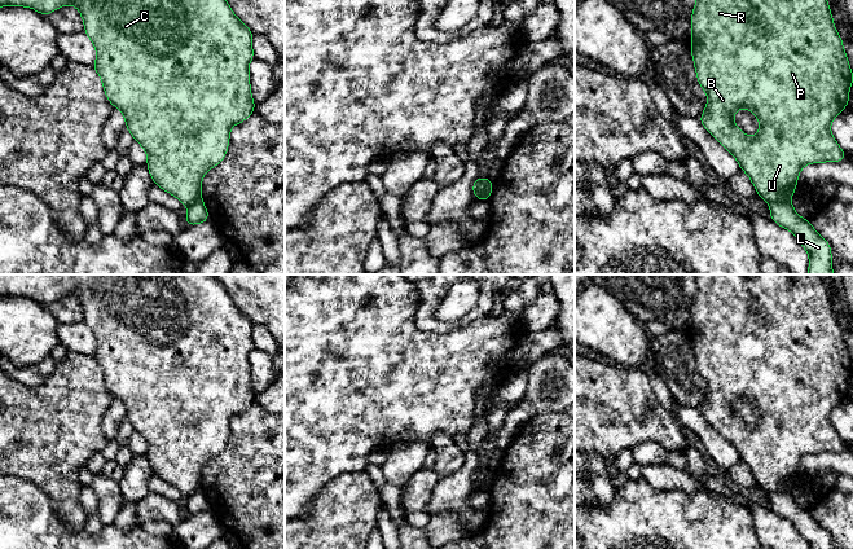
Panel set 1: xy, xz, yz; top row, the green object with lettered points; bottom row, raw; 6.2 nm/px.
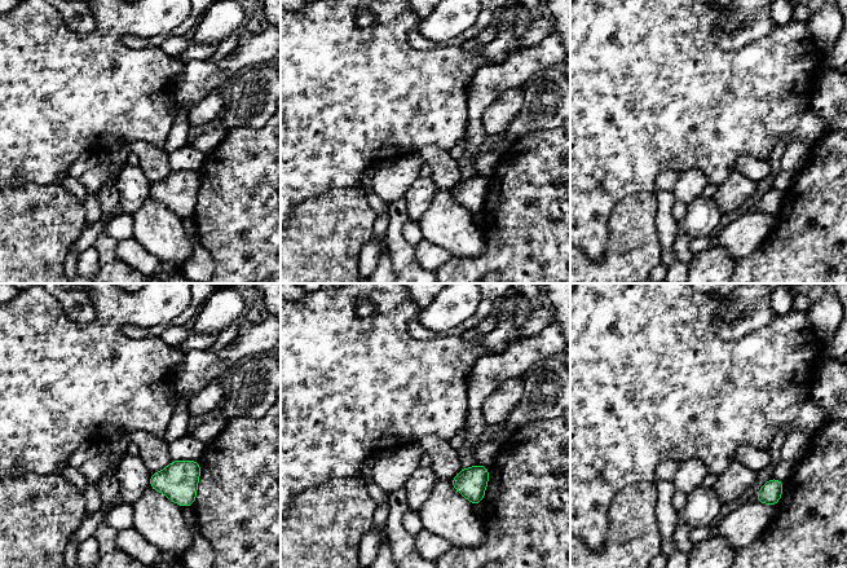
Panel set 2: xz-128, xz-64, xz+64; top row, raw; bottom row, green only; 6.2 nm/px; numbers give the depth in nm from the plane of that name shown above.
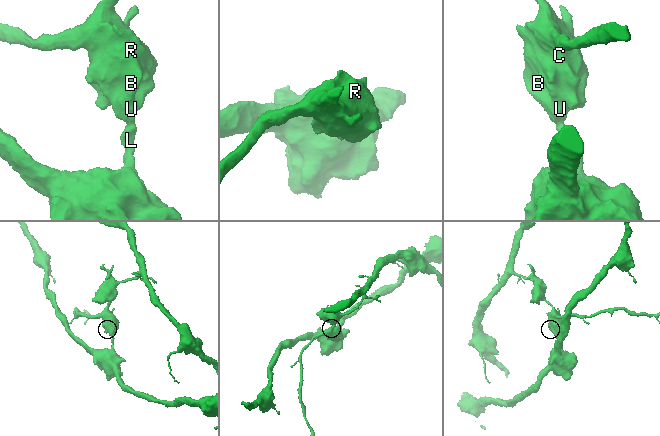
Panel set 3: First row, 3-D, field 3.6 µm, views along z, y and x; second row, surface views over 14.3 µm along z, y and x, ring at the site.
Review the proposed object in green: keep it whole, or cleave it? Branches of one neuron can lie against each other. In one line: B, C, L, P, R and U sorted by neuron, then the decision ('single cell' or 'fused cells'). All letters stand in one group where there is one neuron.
B C P R U / L | fused cells

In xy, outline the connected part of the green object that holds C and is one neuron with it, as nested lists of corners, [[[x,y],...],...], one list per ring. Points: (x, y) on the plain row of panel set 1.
[[[0,274],[0,297],[27,297],[43,306],[53,300],[75,295],[84,312],[84,322],[92,330],[97,348],[93,359],[100,365],[109,392],[126,408],[126,418],[148,443],[146,457],[155,475],[175,486],[186,497],[202,491],[201,474],[205,464],[221,453],[229,436],[230,418],[250,408],[256,394],[251,387],[249,355],[255,347],[252,342],[252,321],[239,311],[224,286],[210,274]]]

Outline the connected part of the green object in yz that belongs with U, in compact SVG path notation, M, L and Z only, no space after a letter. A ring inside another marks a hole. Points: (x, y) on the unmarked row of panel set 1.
M694 274L694 278L696 294L692 299L690 311L690 337L698 372L708 387L705 400L699 407L699 410L738 451L740 460L749 466L759 487L768 493L790 491L795 483L799 464L805 454L823 452L839 453L847 448L845 442L839 436L830 422L830 417L837 404L848 396L853 363L843 337L841 326L835 319L827 287L825 286L821 274L795 274L793 277L790 277L788 274ZM738 399L748 399L756 405L760 414L760 422L756 426L748 427L735 416L733 404Z

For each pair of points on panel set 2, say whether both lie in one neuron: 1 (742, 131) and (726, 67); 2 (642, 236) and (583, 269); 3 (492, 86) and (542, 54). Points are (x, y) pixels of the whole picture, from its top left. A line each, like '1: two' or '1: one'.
1: one
2: one
3: one

